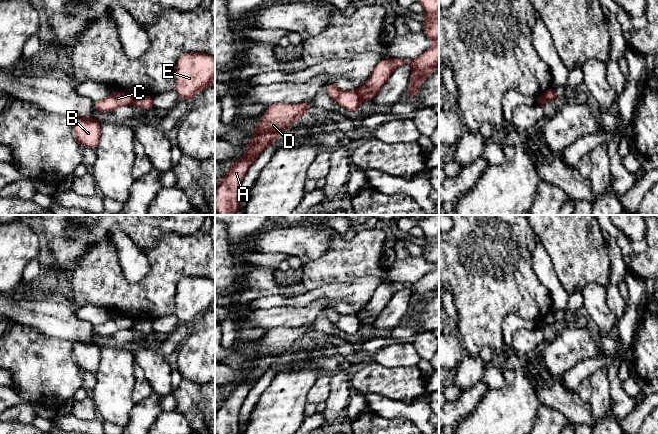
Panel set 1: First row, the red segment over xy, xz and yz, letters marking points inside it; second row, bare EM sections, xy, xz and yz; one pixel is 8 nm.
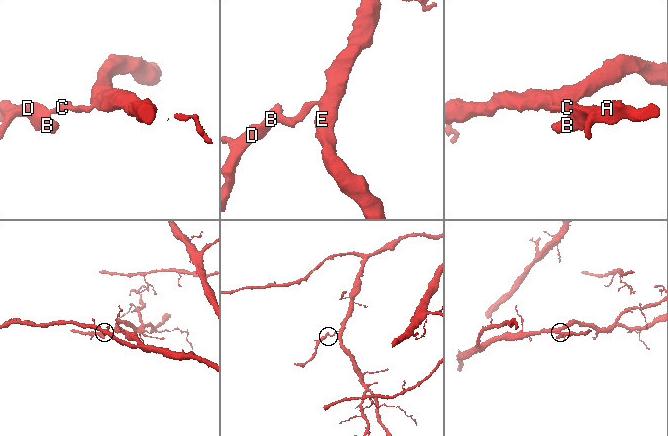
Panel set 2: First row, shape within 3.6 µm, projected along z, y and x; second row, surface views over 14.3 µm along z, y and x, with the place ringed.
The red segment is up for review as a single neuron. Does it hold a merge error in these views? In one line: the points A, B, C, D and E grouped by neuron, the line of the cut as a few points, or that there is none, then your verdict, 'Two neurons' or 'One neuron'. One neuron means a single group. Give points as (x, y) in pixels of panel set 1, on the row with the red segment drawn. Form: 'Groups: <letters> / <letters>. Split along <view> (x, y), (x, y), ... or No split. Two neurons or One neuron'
Groups: A B C D / E. Split along xz (355, 91), (362, 100). Two neurons

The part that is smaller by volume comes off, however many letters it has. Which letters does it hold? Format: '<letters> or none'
A, B, C, D

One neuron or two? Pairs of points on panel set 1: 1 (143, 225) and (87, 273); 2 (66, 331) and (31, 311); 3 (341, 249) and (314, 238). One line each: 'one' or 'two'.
1: two
2: one
3: two

